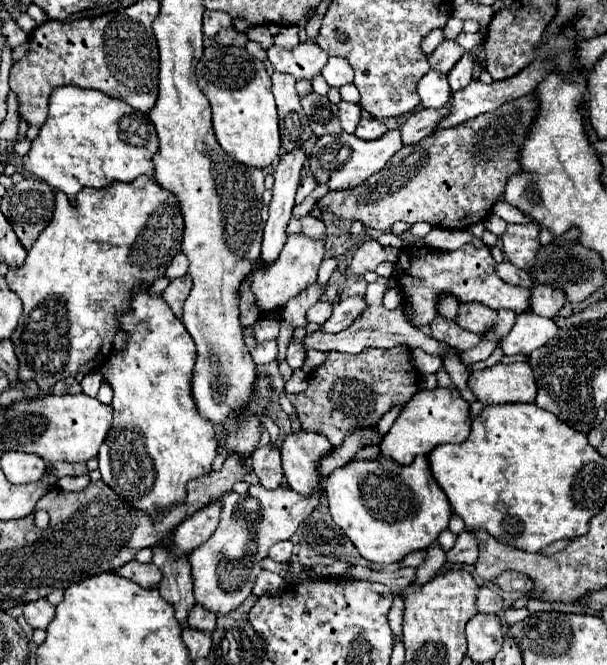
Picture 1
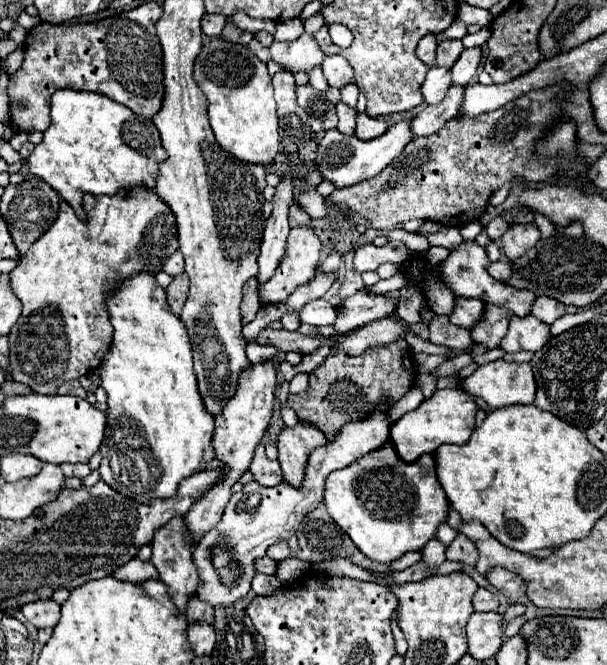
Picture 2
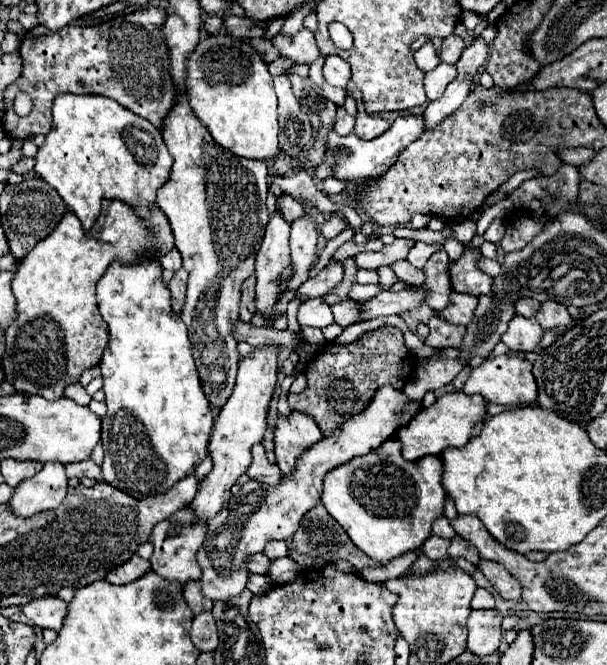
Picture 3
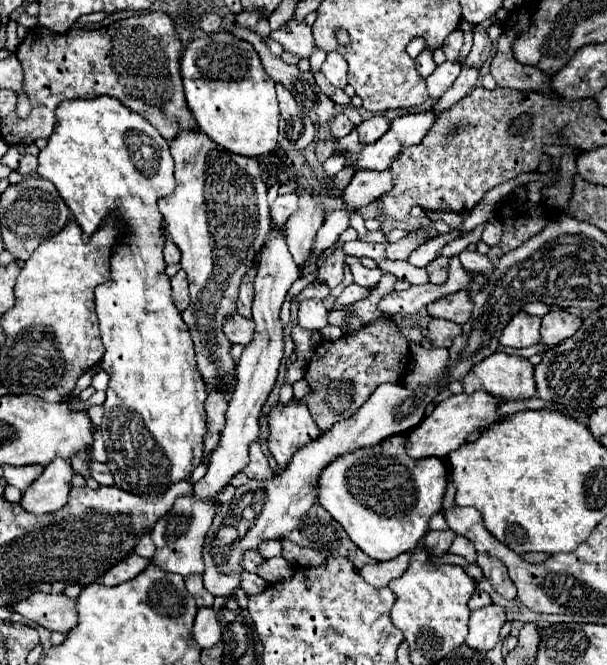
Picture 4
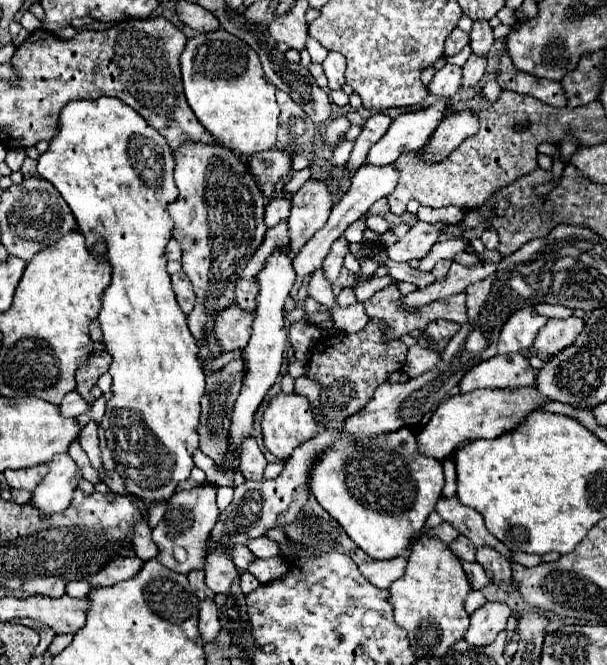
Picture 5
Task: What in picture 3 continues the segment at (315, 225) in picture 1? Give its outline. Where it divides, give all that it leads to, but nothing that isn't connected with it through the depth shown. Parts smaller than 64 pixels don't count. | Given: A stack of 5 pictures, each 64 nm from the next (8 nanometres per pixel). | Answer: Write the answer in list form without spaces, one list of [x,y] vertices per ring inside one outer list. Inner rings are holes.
[[[284,194],[284,196],[278,198],[276,208],[280,210],[280,214],[284,216],[286,222],[290,222],[290,220],[298,220],[300,216],[304,216],[304,206],[302,206],[298,200],[294,200],[292,196],[288,196],[288,194]]]

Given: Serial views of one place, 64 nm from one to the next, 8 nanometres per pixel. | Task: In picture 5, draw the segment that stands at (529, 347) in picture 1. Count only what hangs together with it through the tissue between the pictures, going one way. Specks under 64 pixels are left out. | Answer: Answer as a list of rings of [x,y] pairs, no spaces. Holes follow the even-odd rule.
[[[524,306],[514,312],[500,330],[498,354],[510,354],[528,350],[538,334],[538,330],[548,322],[546,316],[534,312],[532,306]]]

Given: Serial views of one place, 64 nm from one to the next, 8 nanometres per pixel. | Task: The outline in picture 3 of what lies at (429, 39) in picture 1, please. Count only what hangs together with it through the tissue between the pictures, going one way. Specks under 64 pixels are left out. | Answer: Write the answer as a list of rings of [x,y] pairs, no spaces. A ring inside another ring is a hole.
[[[432,42],[424,44],[424,46],[414,54],[414,60],[416,60],[416,66],[418,66],[422,72],[430,72],[430,70],[434,70],[434,68],[440,64],[440,58],[436,56]]]

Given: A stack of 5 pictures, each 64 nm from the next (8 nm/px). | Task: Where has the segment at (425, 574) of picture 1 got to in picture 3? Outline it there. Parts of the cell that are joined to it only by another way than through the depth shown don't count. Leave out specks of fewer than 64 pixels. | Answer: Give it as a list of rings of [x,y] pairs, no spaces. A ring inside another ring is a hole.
[[[432,534],[424,546],[422,546],[422,554],[428,556],[430,560],[438,560],[438,558],[444,558],[446,556],[446,550],[450,546],[450,540],[448,538],[440,538],[436,534]]]

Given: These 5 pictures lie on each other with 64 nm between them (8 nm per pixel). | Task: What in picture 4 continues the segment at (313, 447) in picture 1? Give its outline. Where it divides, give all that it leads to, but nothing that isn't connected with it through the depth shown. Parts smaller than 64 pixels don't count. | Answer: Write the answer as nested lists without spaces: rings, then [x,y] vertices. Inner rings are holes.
[[[300,400],[276,404],[268,412],[268,448],[278,466],[284,468],[294,452],[320,436],[320,428],[310,416],[310,410]]]

